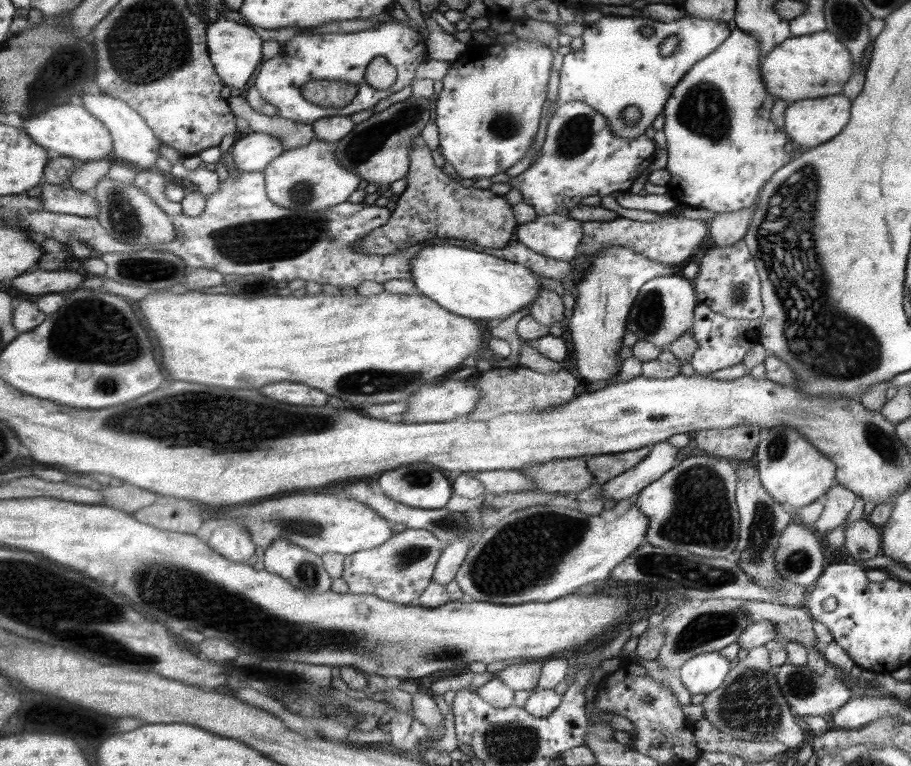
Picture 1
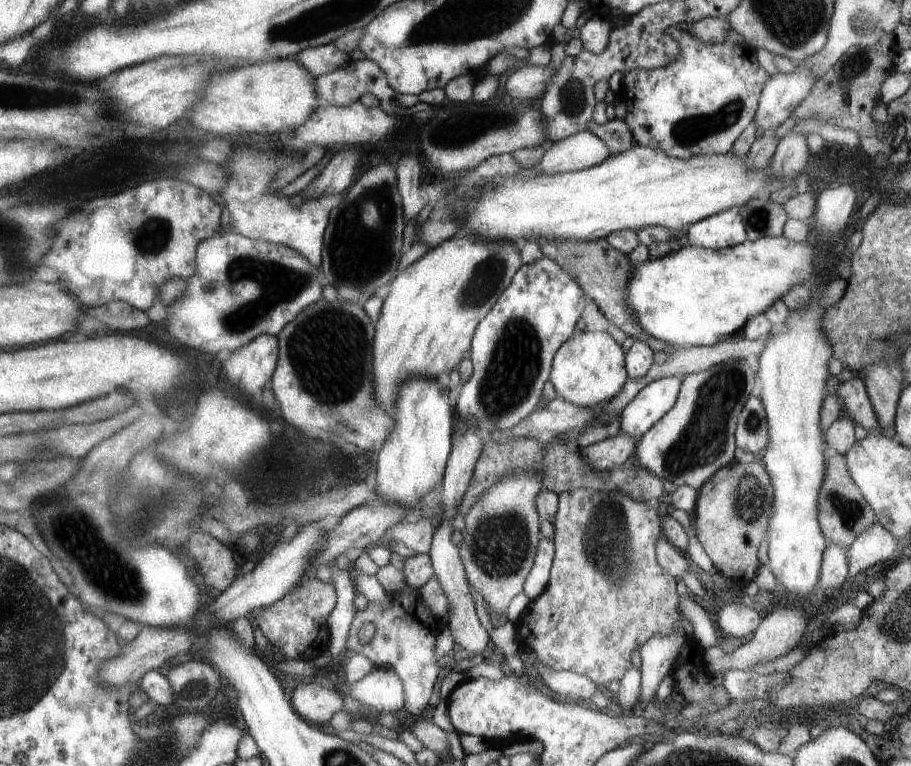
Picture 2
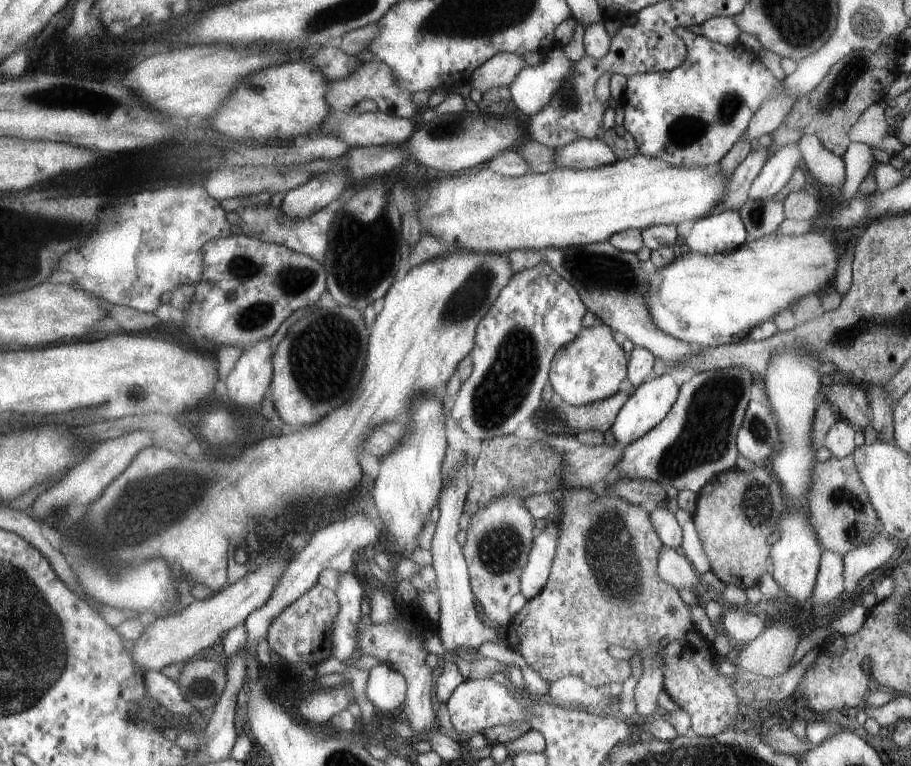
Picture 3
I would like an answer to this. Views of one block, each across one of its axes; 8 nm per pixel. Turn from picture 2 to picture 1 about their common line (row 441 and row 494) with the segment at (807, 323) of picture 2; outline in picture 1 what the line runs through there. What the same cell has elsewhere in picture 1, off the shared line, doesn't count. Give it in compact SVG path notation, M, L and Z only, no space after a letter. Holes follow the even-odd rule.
M774 426L766 429L758 443L754 462L759 472L758 478L766 492L778 503L796 510L812 505L835 484L834 474L837 474L835 462L828 456L822 456L821 451L794 428Z

